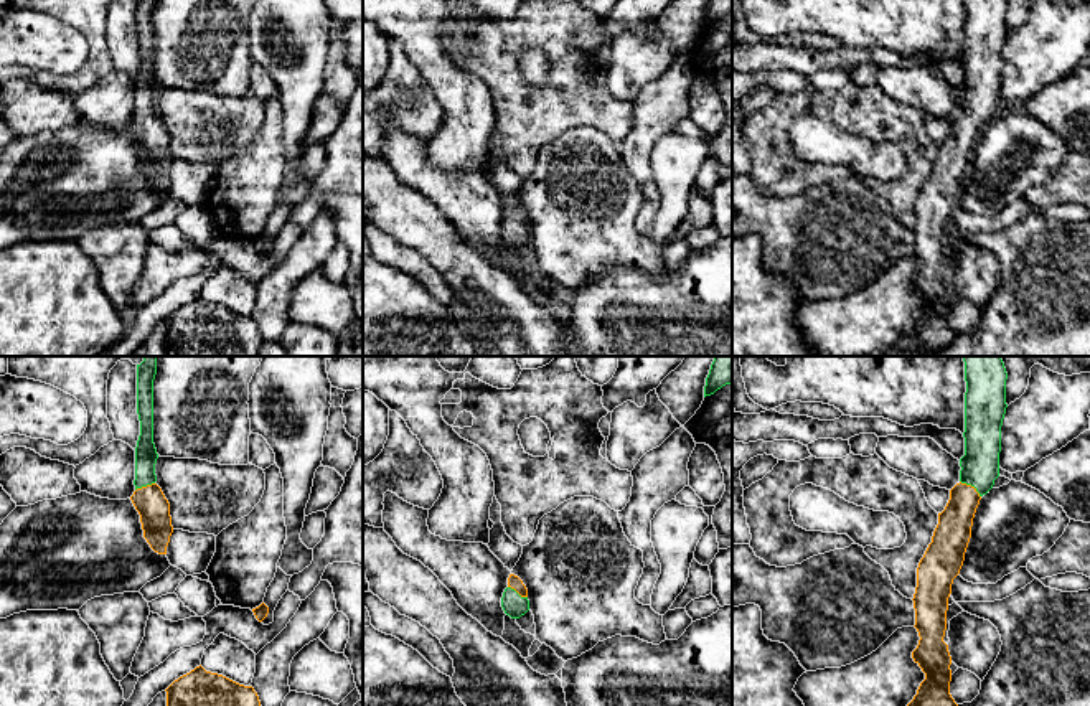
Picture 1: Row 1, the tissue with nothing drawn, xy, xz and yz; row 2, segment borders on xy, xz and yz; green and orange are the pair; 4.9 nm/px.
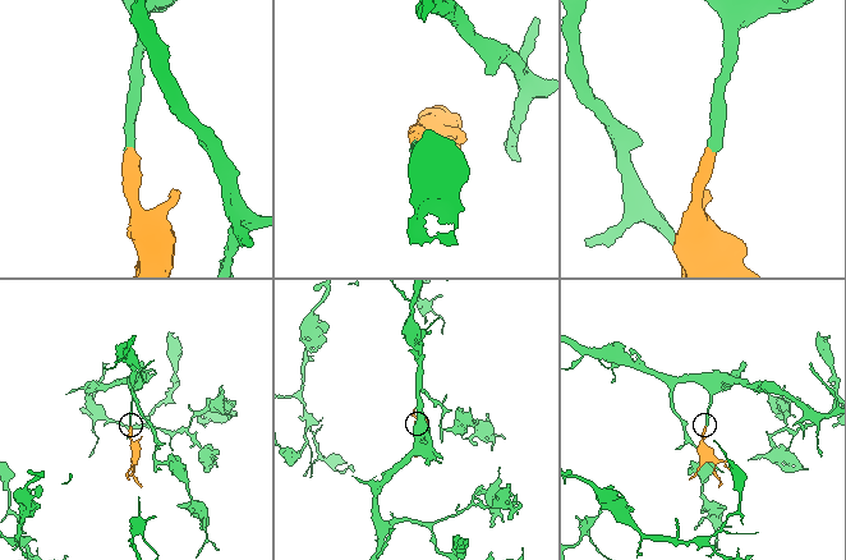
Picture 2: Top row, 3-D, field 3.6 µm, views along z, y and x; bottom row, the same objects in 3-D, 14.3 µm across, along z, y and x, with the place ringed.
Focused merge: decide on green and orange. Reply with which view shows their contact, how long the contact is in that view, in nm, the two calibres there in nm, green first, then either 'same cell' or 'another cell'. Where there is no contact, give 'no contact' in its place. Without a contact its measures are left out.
meets green in yz; contact 130 nm long; 190 nm thick on the green side, 170 nm on the other; same cell

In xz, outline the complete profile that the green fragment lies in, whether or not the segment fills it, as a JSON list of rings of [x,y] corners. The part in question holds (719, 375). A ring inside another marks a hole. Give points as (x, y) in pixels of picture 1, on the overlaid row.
[[[714,356],[706,378],[704,398],[732,383],[732,356]]]

